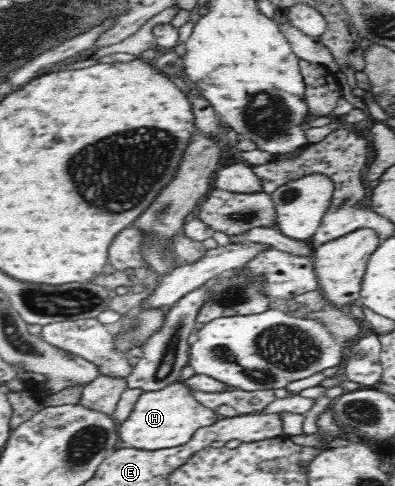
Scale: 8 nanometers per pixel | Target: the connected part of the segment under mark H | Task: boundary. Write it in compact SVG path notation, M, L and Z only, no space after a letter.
M178 381L159 390L142 392L128 417L118 423L121 445L142 451L174 448L188 443L200 427L212 425L219 419L217 413L197 401L190 390Z

